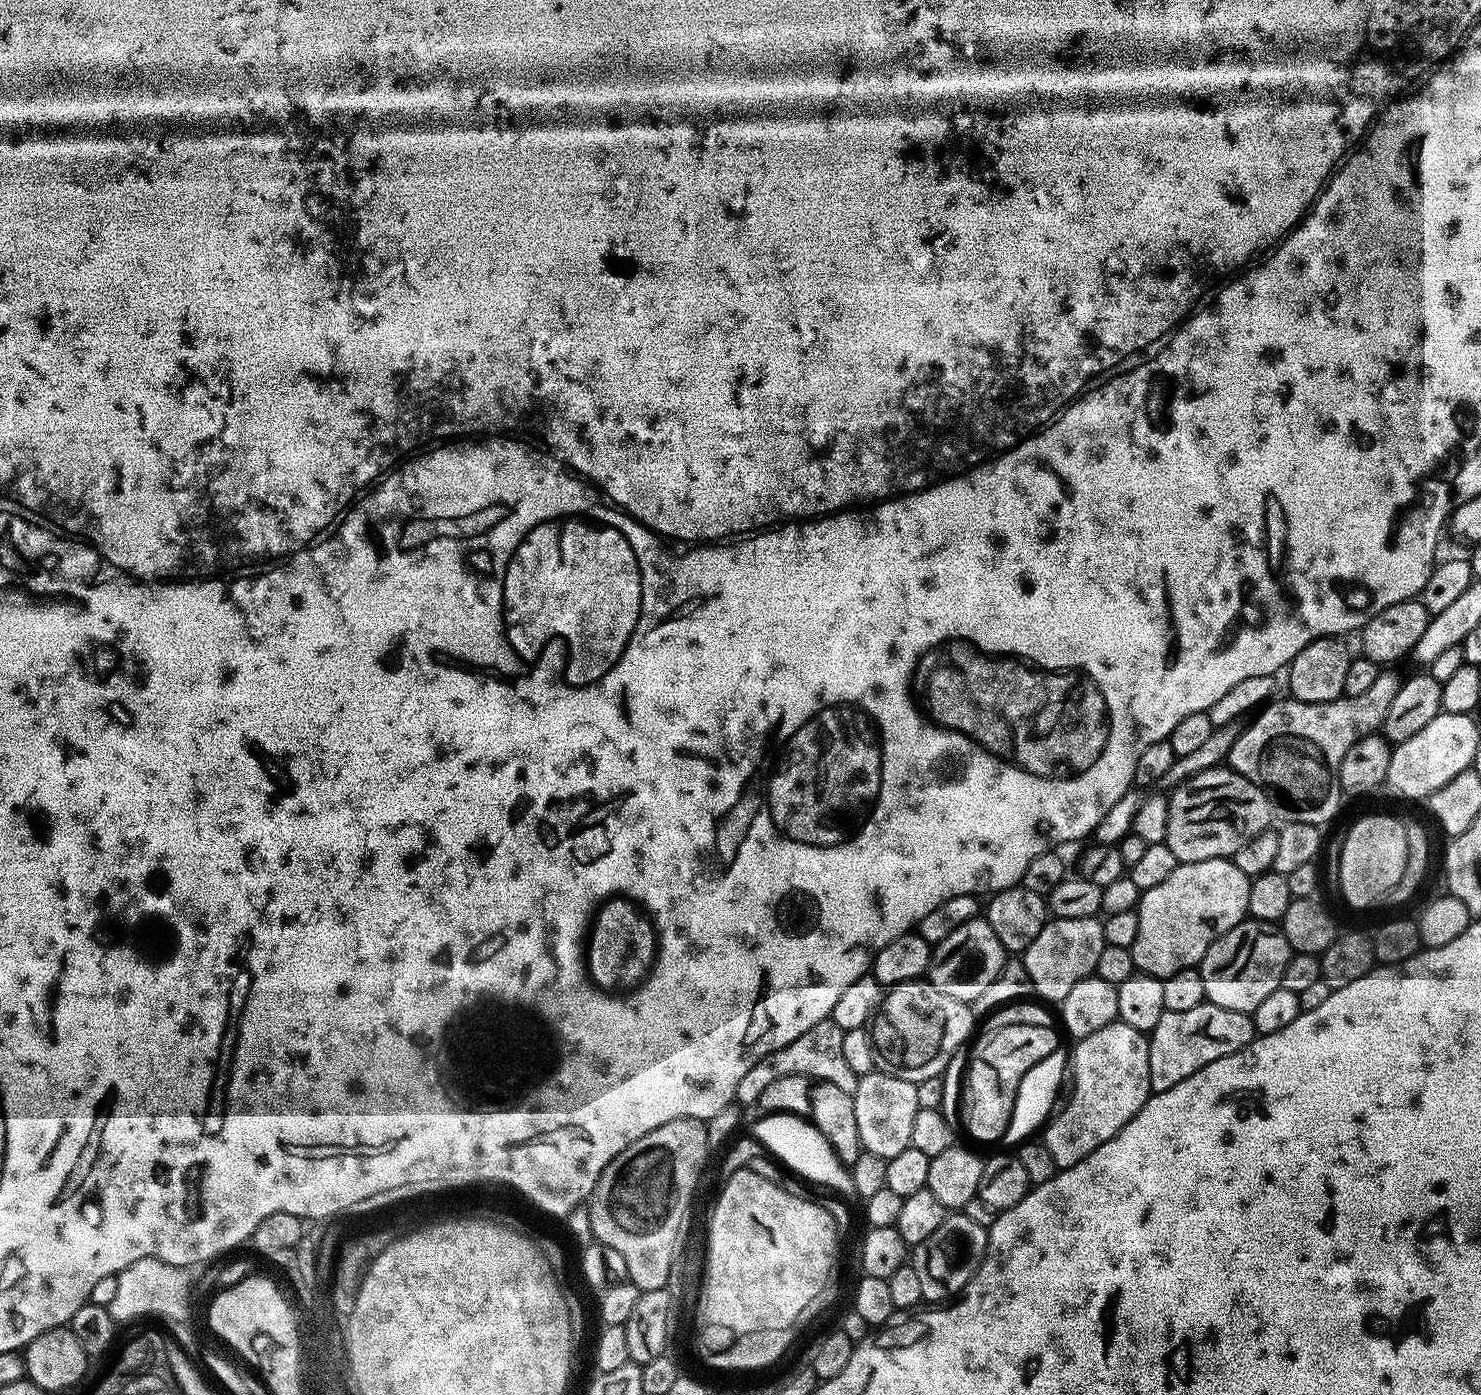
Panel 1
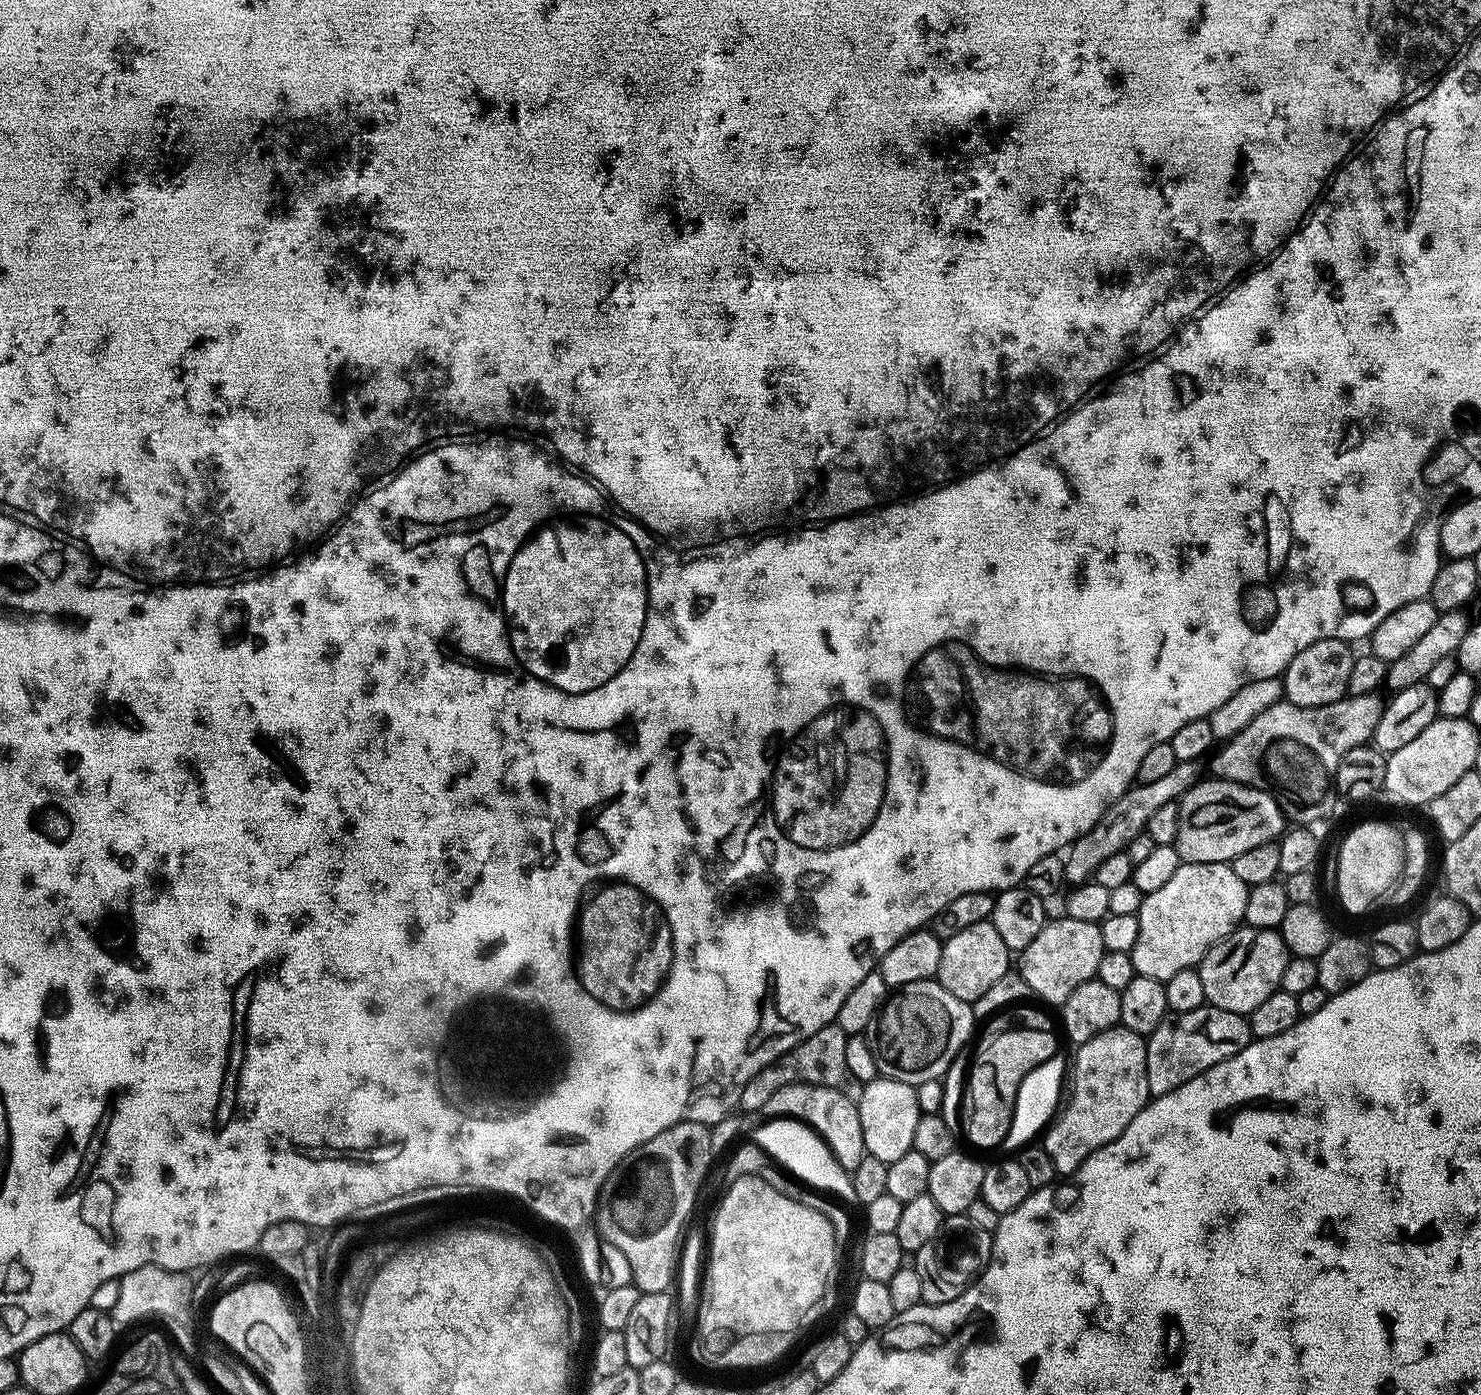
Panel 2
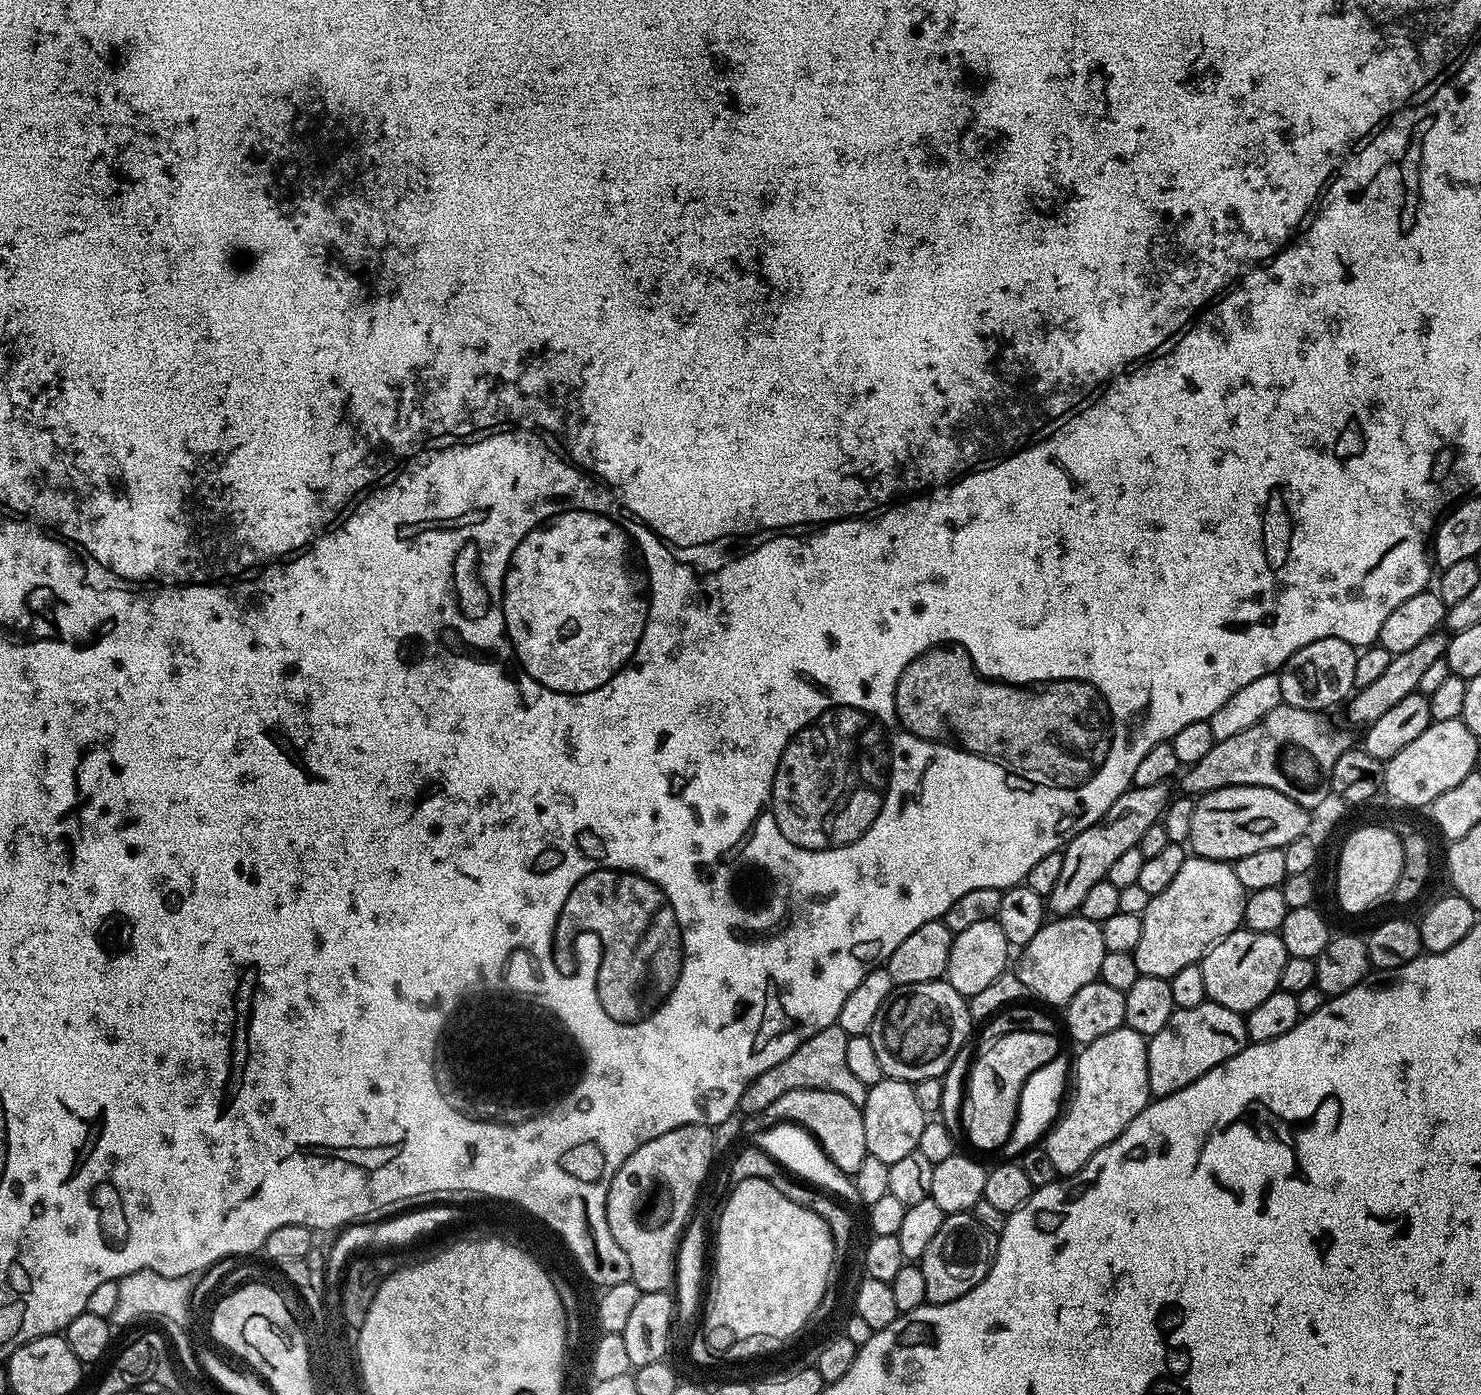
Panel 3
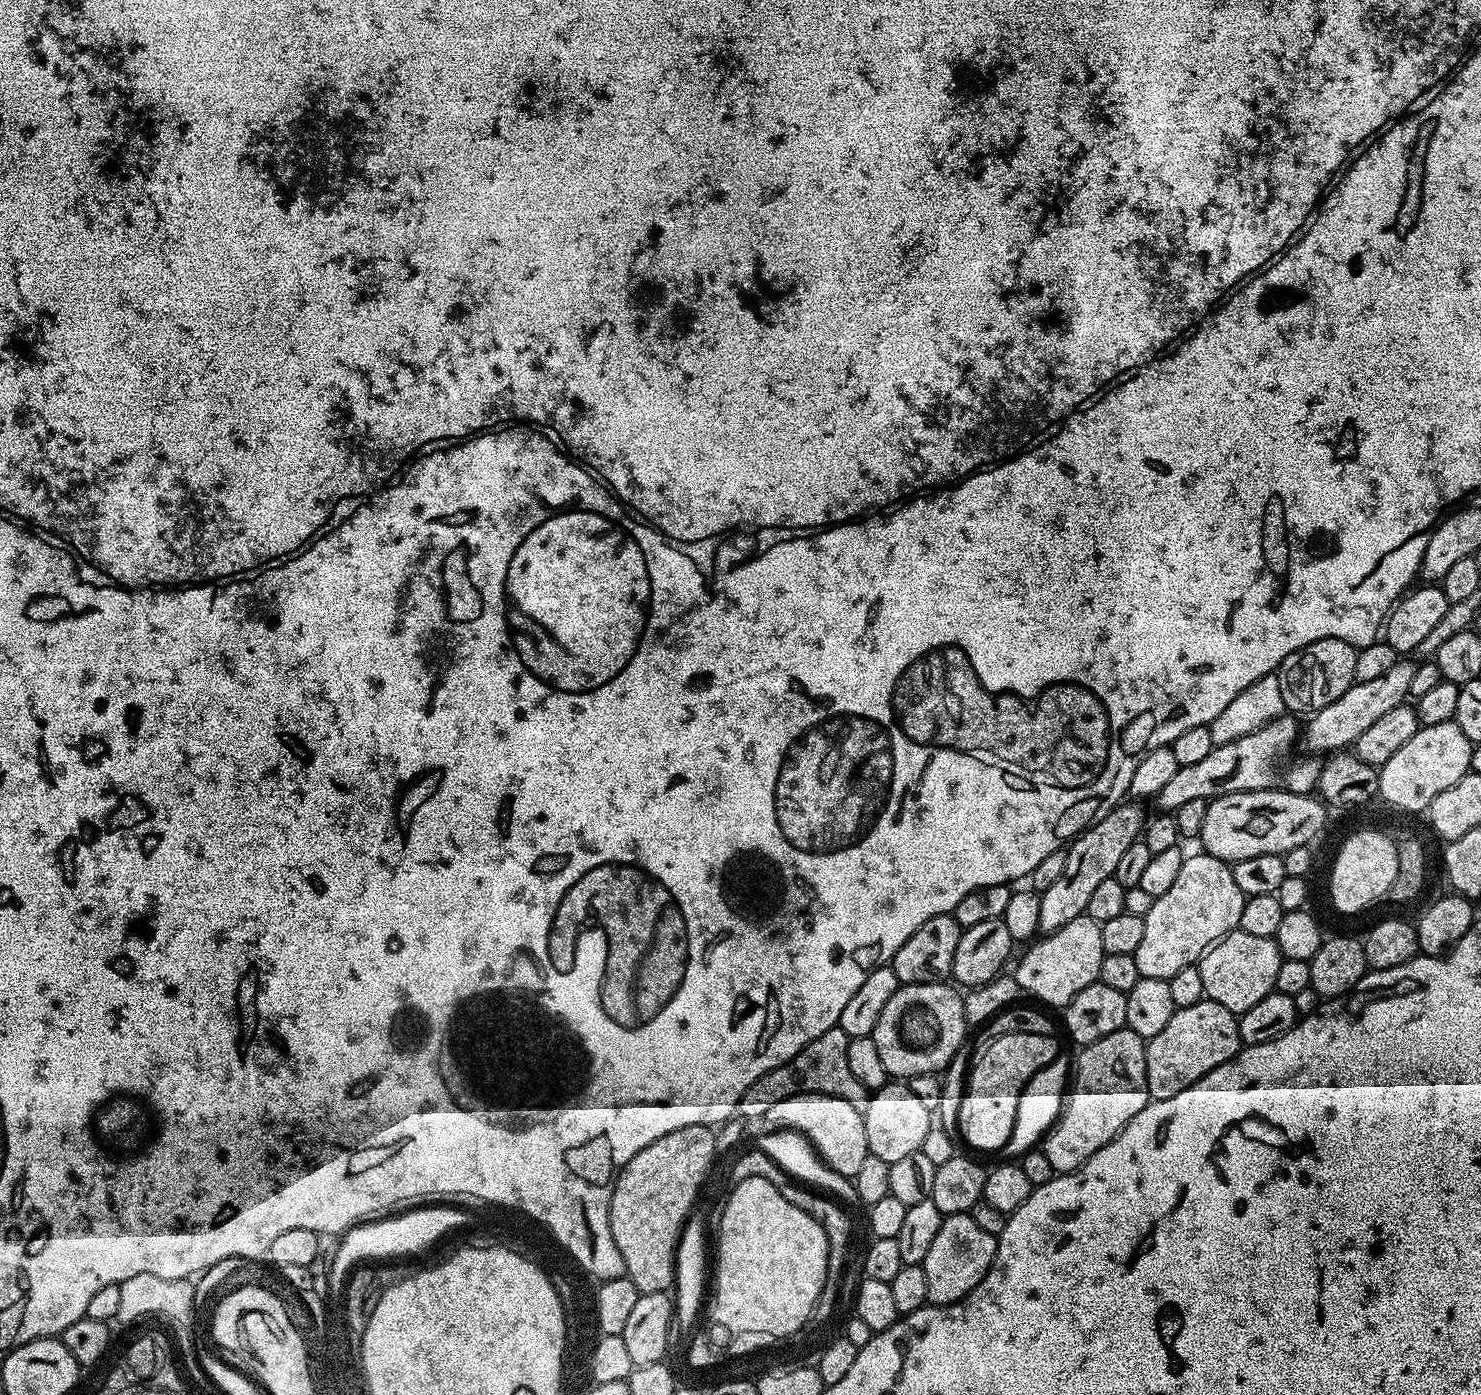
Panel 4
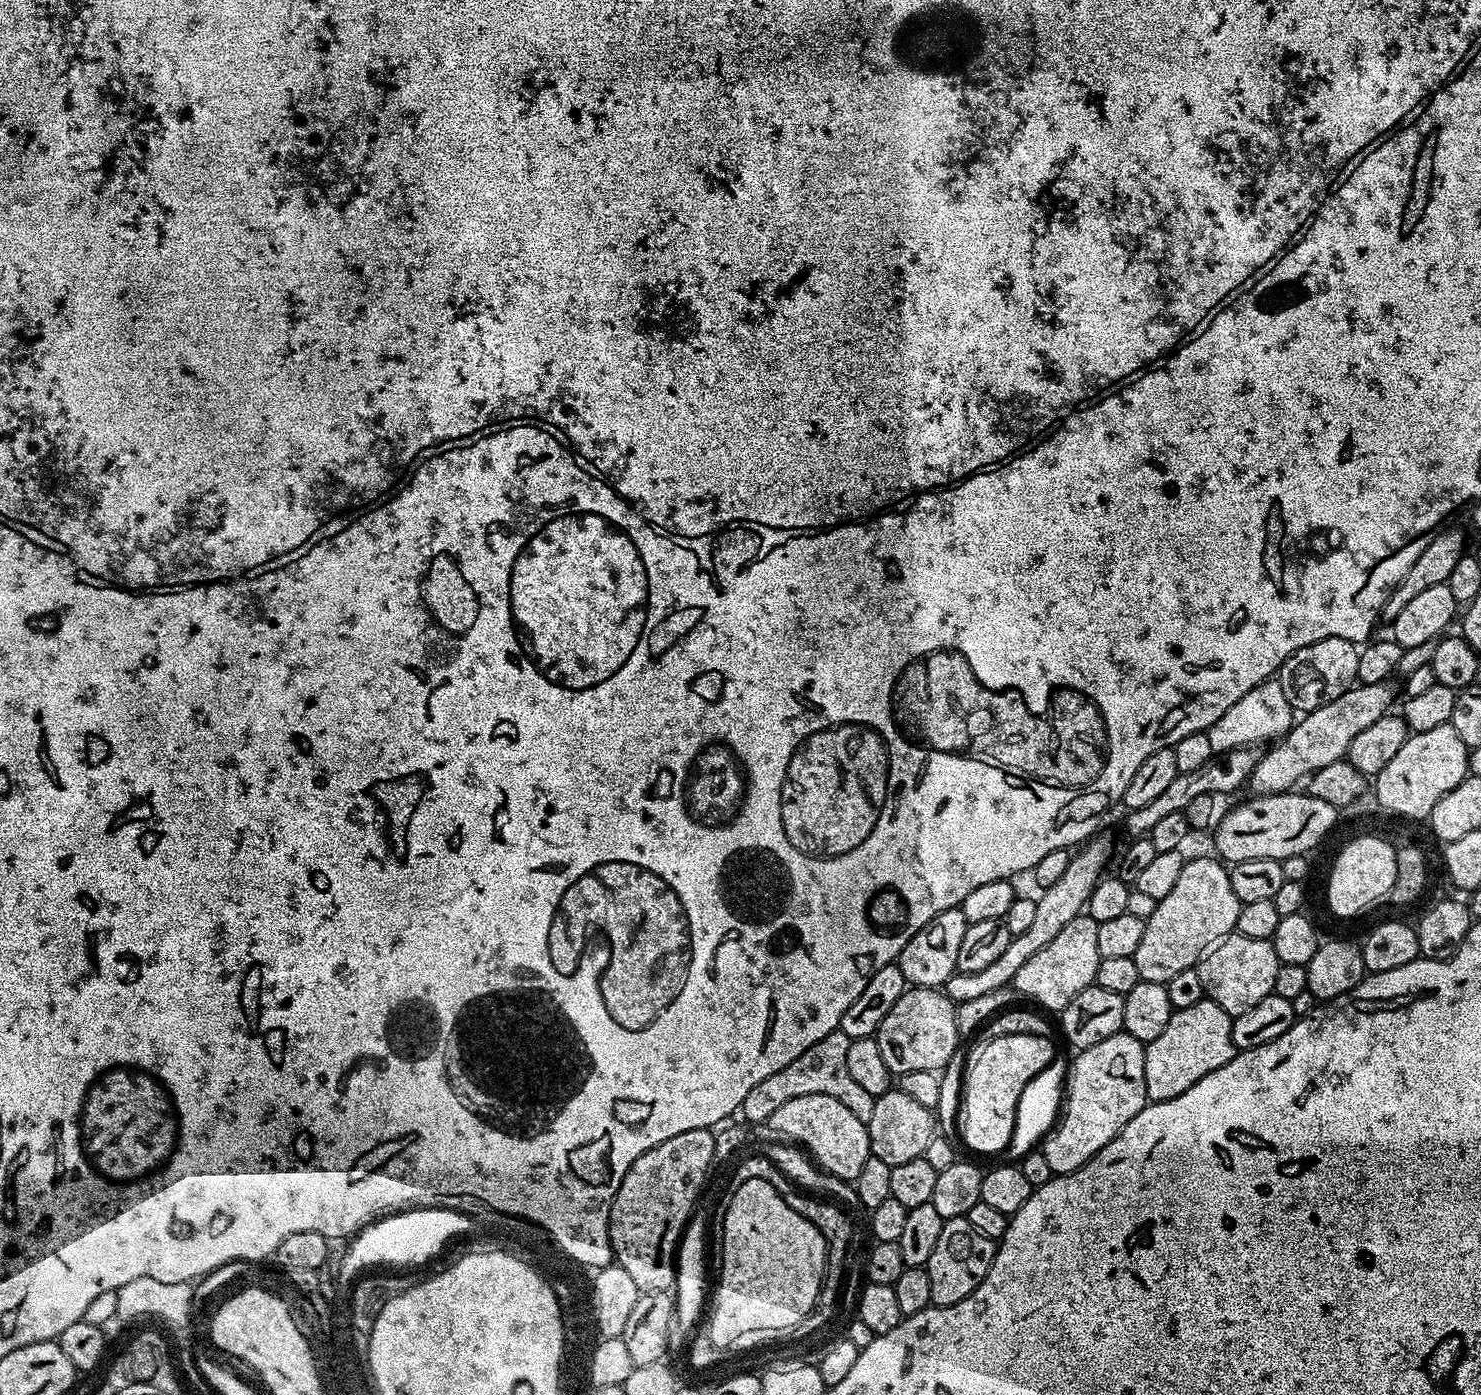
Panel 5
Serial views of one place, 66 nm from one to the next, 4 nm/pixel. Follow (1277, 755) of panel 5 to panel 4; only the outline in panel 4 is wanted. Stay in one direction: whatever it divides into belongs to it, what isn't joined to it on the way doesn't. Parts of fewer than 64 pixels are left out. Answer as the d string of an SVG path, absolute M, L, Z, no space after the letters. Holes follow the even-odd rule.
M1397 659L1396 664L1390 666L1390 671L1382 674L1382 678L1374 678L1370 682L1352 683L1346 694L1342 694L1342 698L1334 698L1330 706L1311 713L1309 720L1312 721L1309 722L1308 729L1305 732L1303 729L1302 732L1302 740L1308 743L1308 748L1312 751L1309 753L1335 754L1341 750L1351 749L1372 723L1378 722L1378 718L1394 710L1394 706L1405 703L1410 696L1410 682L1414 682L1416 673L1416 664L1408 660L1411 659Z

